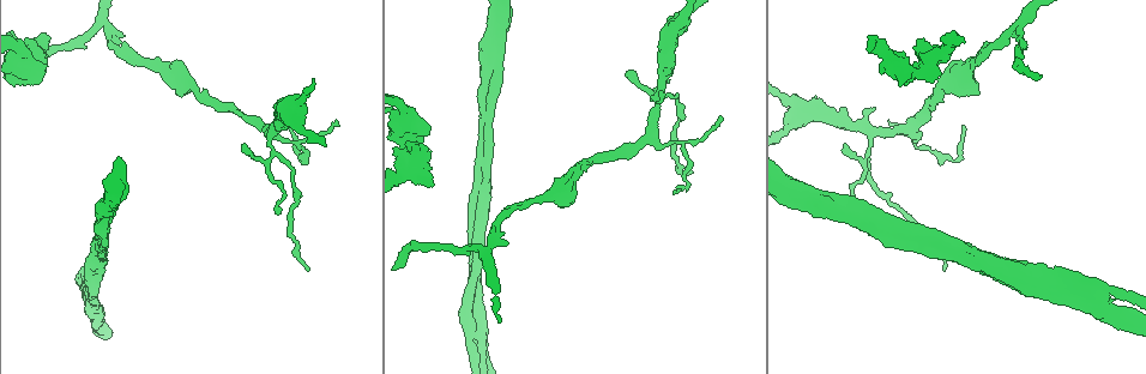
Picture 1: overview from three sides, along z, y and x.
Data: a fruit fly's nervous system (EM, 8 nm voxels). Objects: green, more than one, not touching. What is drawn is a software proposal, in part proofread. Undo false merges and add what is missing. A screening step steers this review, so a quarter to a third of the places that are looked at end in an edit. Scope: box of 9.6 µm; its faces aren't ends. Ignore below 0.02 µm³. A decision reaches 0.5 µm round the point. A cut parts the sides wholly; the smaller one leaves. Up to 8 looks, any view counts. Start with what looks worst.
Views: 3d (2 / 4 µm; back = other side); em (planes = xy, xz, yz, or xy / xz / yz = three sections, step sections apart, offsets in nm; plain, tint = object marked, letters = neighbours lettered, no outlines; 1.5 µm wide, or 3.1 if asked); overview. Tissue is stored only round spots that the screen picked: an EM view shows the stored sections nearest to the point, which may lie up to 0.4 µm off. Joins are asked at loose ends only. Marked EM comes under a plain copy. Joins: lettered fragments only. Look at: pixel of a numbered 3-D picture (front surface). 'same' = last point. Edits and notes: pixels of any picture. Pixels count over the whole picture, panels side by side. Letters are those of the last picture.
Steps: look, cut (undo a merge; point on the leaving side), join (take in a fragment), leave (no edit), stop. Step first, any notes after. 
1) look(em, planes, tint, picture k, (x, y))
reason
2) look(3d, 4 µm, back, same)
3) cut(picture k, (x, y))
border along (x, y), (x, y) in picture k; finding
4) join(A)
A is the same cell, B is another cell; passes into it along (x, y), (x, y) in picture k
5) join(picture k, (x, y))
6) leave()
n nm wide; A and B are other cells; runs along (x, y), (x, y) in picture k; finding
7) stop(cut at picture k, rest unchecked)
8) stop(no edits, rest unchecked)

look(em, planes, letters, picture 1, (674, 194))
free end

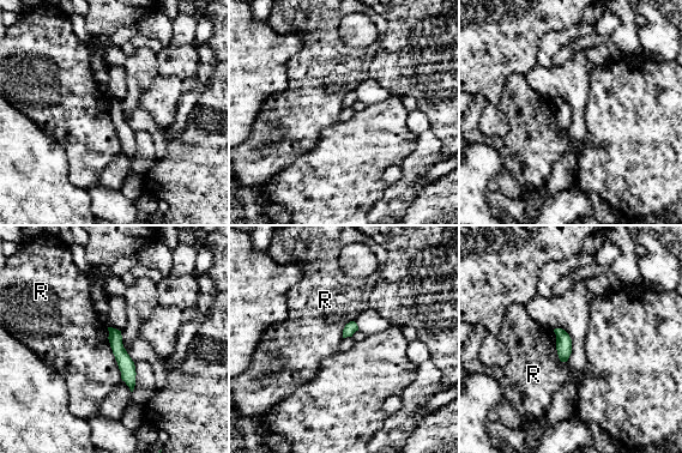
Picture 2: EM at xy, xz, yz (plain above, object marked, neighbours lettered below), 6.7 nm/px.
leave()
R touches over 380 nm; R is another cell; runs along (112, 331), (131, 384) in picture 2; no lettered fragment goes on from it

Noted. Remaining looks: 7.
look(3d, 2 µm, picture 1, (195, 89))
calibre changes

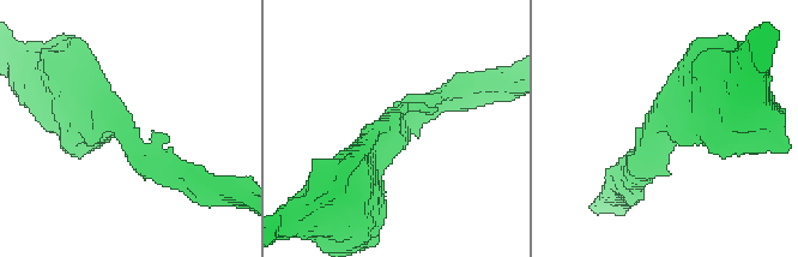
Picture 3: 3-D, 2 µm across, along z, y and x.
look(em, planes, letters, picture 3, (653, 134))
arms of 160, 480 nm; now the EM

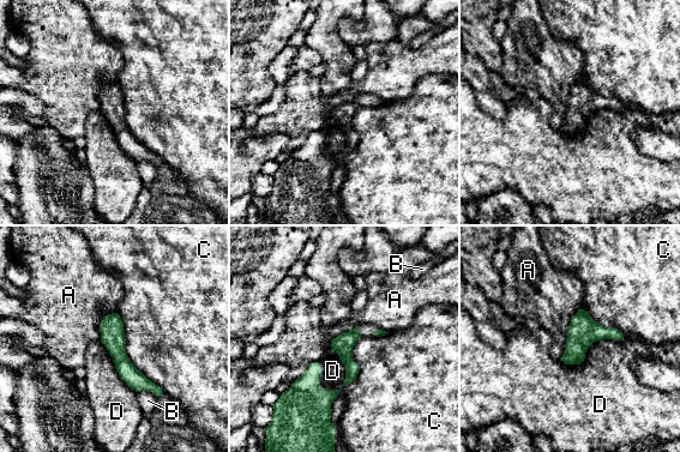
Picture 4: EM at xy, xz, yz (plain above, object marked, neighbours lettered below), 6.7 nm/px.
leave()
140 nm wide; A, B, C and D are other cells; border along (116, 312), (125, 354), (163, 392) in picture 4; continuous, no second cell

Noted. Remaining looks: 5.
look(3d, 4 µm, picture 1, (475, 235))
arms run side by side

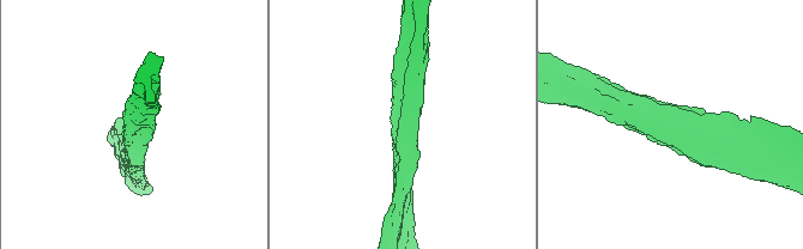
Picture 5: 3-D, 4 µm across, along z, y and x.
look(em, yz, step 4, tint, picture 5, (673, 132))
now the EM

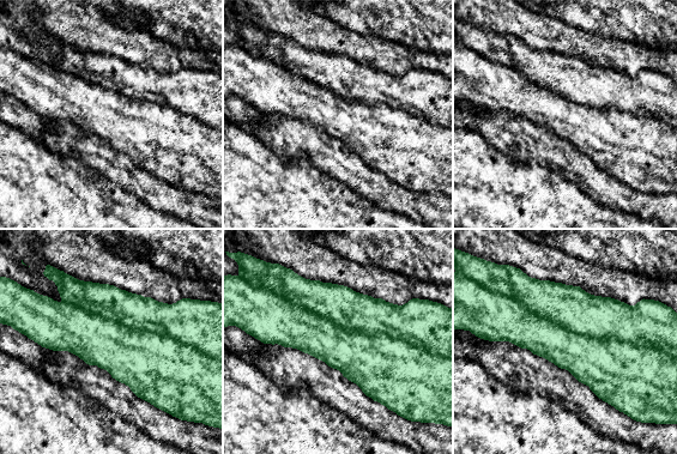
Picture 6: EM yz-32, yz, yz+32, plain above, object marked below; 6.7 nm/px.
look(em, planes, letters, same)
another direction

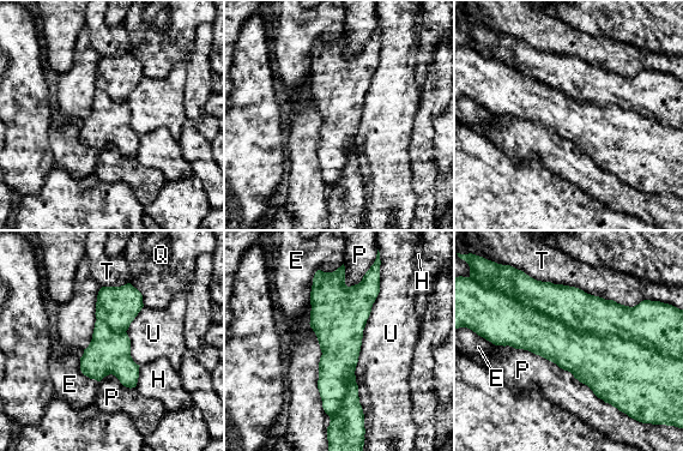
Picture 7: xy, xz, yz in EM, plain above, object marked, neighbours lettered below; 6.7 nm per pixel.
cut(picture 7, (587, 313))
U touches over 1050 nm; E, H, P, Q, T and U are other cells; the part that leaves runs along (518, 296), (621, 320), (641, 341) in picture 7; a second cell is stuck on

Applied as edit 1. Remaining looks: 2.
stop(cut at picture 7, rest unchecked)

